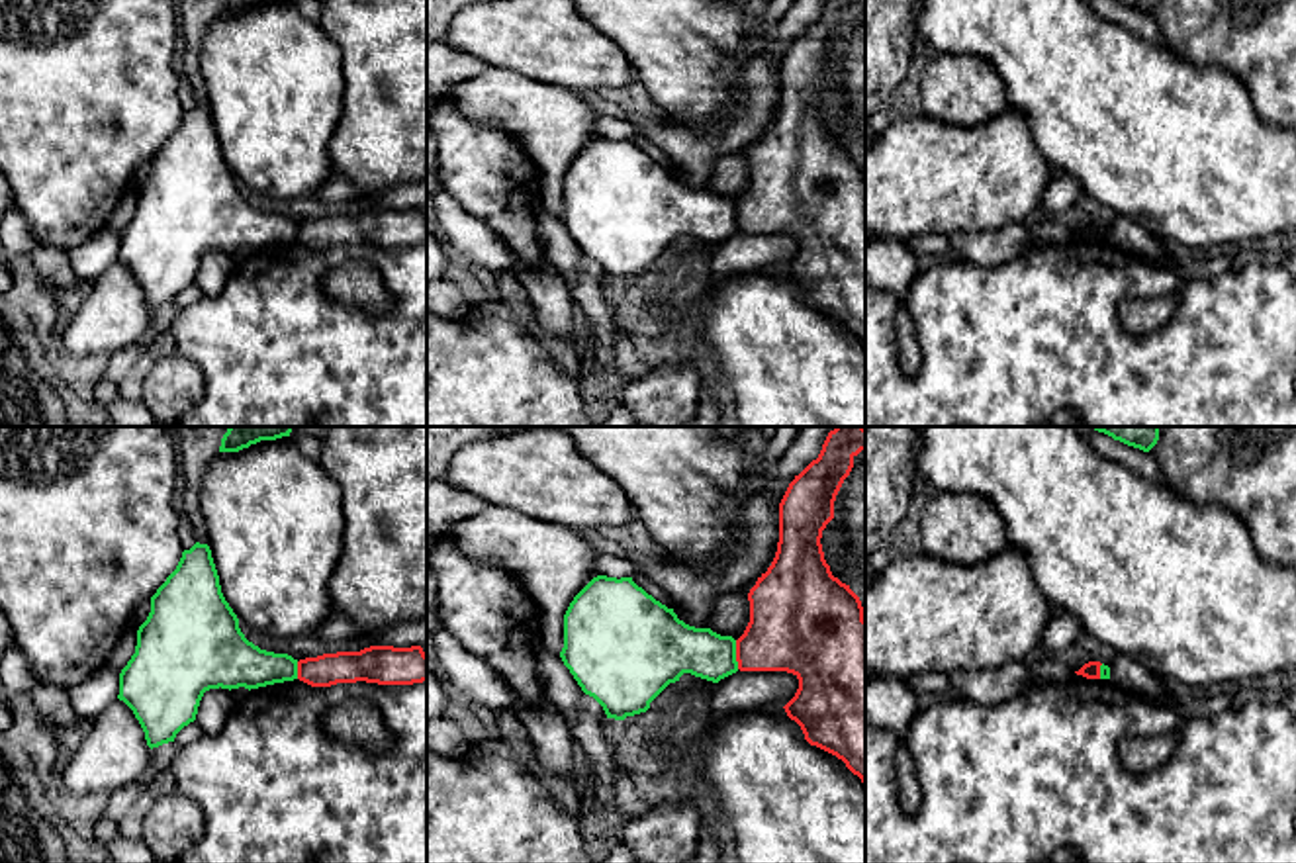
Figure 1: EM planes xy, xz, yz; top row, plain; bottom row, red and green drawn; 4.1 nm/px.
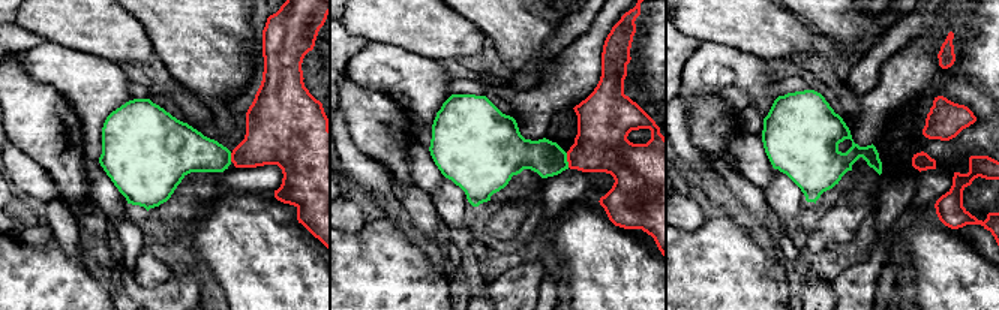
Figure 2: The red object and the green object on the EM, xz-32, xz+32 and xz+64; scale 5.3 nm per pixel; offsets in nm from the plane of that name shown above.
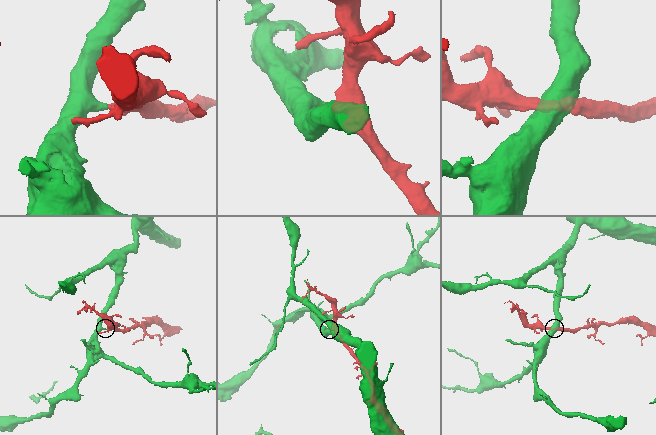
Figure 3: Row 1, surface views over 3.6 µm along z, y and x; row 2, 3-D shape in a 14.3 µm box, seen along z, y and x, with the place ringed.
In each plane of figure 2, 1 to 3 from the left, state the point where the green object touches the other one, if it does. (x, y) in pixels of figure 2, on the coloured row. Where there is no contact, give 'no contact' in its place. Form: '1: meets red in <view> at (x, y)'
1: meets red in xz-32 at (231, 157)
2: meets red in xz+32 at (567, 160)
3: no contact

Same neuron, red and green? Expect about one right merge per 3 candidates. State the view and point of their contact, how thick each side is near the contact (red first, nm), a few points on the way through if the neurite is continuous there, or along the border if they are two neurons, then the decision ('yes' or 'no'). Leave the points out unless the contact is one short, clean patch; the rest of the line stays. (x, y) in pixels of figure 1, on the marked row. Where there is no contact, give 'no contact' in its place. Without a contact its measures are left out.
xz (737, 654) | 360/220 nm | no

